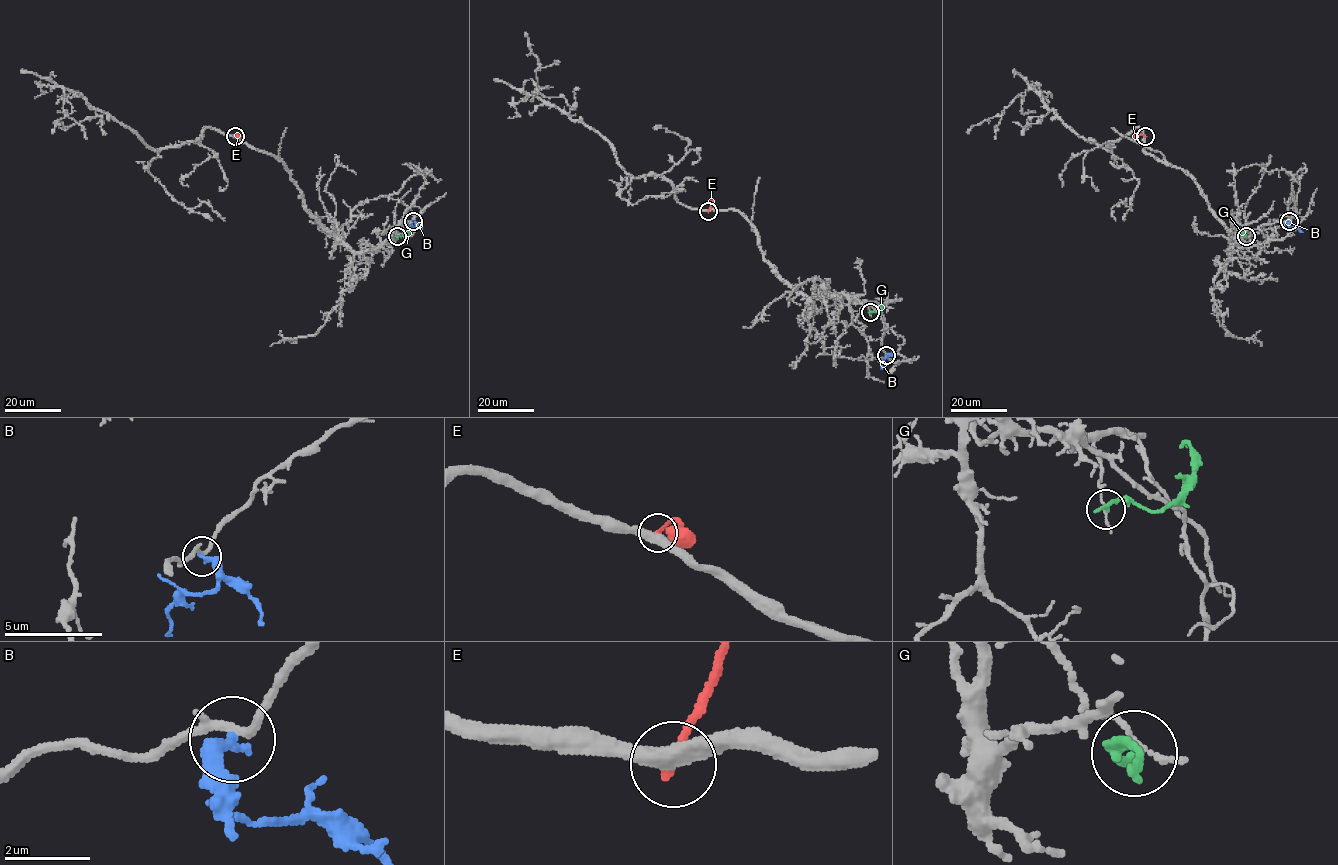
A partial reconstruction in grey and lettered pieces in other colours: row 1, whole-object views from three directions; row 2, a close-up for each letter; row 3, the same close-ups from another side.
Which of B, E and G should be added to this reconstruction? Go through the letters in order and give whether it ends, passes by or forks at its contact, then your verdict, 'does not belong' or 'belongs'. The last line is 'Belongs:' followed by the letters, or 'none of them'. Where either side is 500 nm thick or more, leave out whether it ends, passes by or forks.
B: it ends there; does not belong
E: it ends there; does not belong
G: it ends there; does not belong
Belongs: none of them

